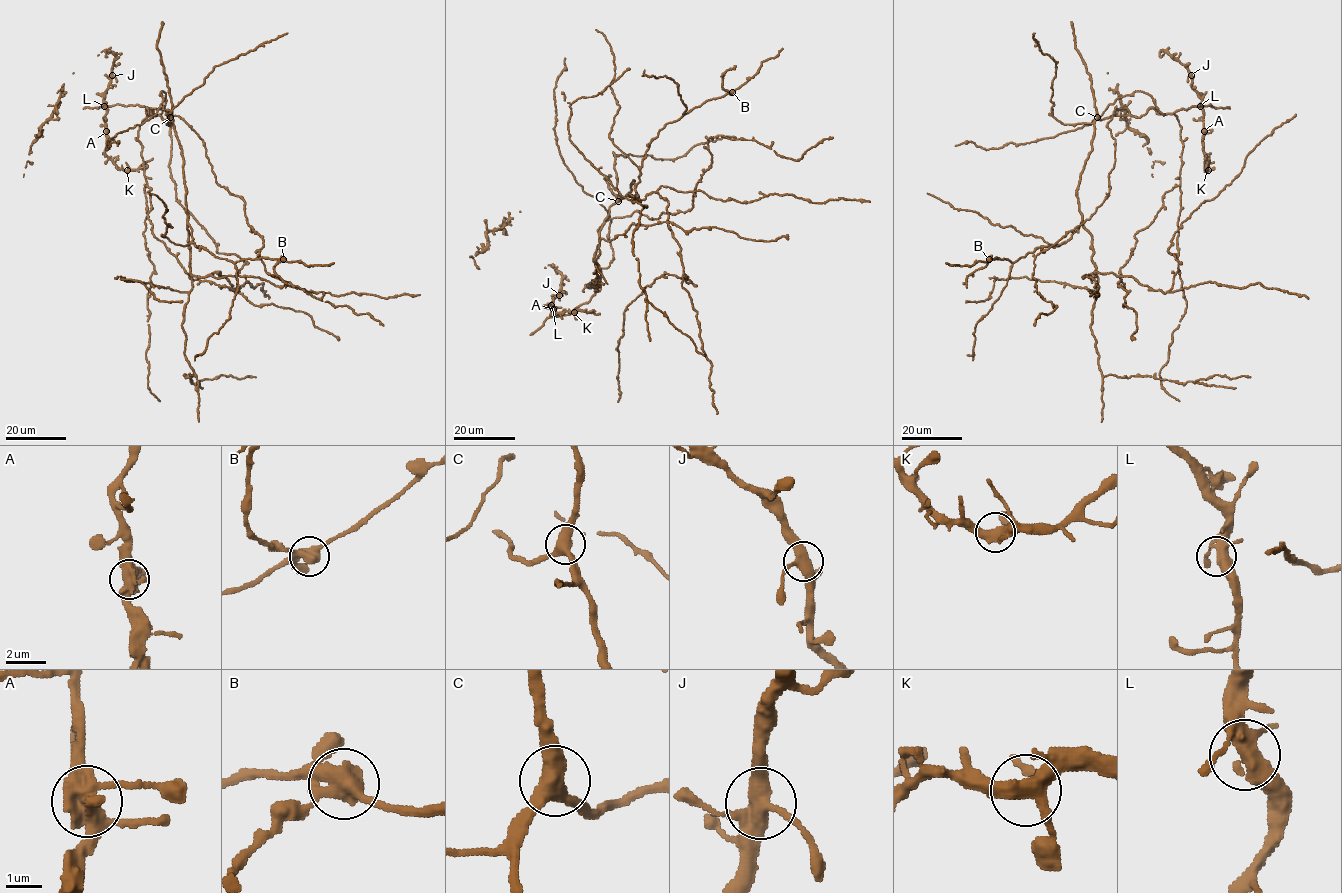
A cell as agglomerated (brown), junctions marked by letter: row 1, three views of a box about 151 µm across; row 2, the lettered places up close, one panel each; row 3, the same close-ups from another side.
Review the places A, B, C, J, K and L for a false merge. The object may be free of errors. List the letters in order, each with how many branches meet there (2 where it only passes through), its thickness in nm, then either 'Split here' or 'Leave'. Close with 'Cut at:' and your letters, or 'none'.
A: Branches: 4. Thickness 480 nm. Leave
B: Branches: 4. Thickness 480 nm. Split here
C: Branches: 3. Thickness 460 nm. Leave
J: Branches: 4. Thickness 440 nm. Leave
K: Branches: 4. Thickness 420 nm. Leave
L: Branches: 4. Thickness 400 nm. Leave
Cut at: B

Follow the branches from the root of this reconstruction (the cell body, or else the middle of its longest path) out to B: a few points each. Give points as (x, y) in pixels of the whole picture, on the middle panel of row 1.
B: (628, 195), (633, 181), (635, 185), (639, 181), (648, 144), (660, 130), (707, 100), (732, 92)

